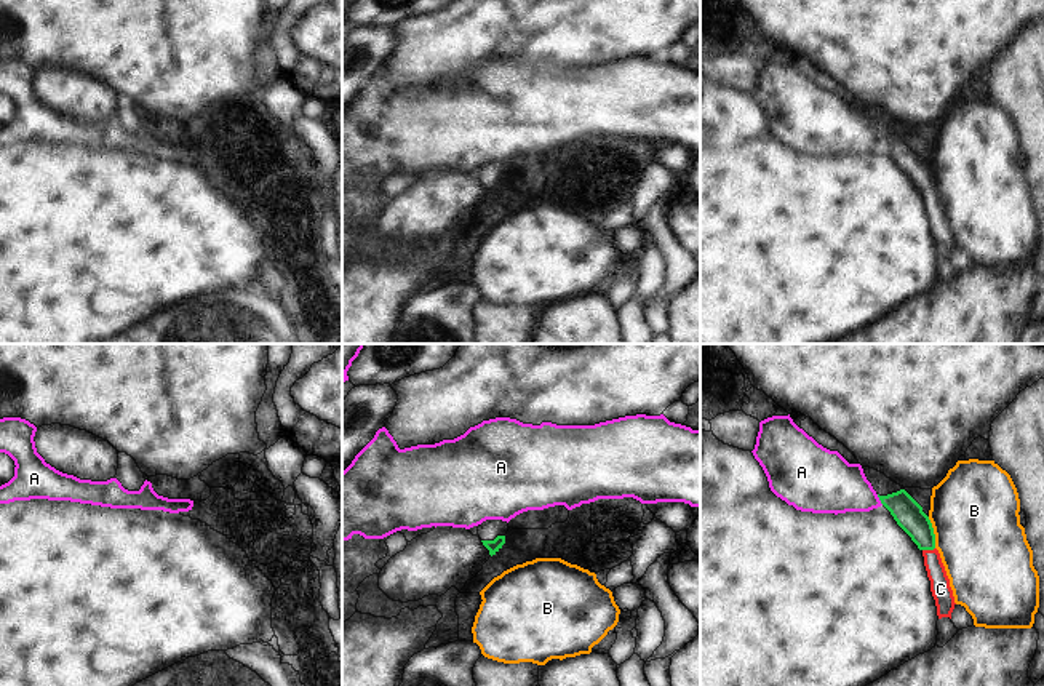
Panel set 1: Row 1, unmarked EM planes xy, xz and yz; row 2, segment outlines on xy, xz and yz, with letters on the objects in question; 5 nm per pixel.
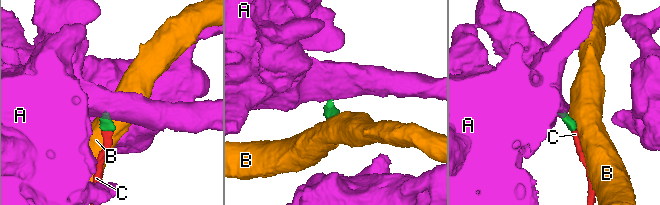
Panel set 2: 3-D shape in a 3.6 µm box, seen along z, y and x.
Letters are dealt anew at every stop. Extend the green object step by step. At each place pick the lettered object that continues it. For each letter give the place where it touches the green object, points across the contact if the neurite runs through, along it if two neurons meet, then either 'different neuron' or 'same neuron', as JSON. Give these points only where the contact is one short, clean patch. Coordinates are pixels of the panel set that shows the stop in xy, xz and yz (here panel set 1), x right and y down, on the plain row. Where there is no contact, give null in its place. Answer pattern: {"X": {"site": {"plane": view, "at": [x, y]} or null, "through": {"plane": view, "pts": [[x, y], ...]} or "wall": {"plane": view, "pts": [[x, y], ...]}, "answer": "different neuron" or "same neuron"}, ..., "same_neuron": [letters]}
{"A": {"site": {"plane": "yz", "at": [880, 141]}, "wall": {"plane": "yz", "pts": [[876, 136], [883, 146]]}, "answer": "different neuron"}, "B": {"site": {"plane": "yz", "at": [932, 175]}, "wall": {"plane": "yz", "pts": [[928, 159], [936, 189]]}, "answer": "different neuron"}, "C": {"site": {"plane": "yz", "at": [928, 191]}, "through": {"plane": "yz", "pts": [[907, 154], [920, 170], [928, 191], [940, 231]]}, "answer": "same neuron"}, "same_neuron": ["C"]}

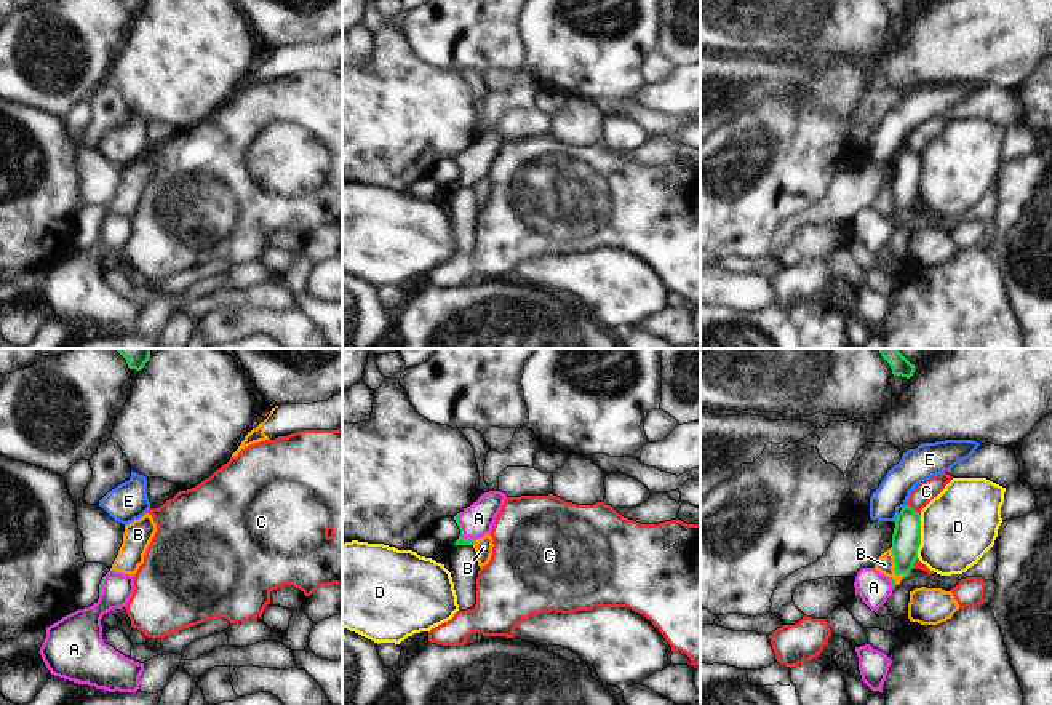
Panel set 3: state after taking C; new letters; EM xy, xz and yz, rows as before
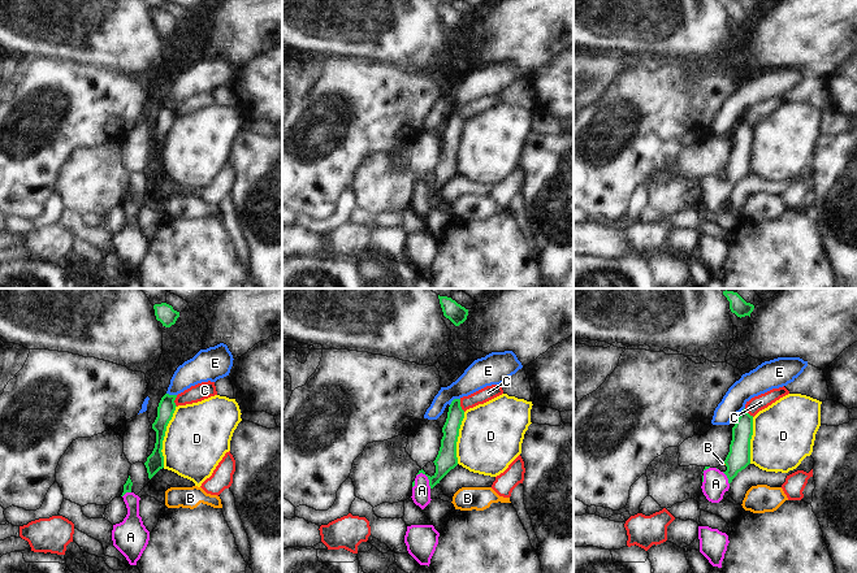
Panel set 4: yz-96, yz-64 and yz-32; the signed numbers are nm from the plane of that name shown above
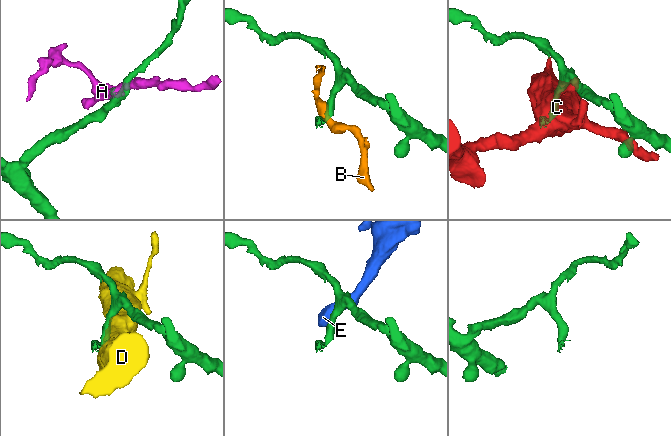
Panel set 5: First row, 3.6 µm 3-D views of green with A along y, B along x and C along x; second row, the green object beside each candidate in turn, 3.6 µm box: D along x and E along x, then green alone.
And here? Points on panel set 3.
{"A": {"site": {"plane": "xz", "at": [461, 173]}, "through": {"plane": "xz", "pts": [[461, 183], [461, 173], [478, 160]]}, "answer": "same neuron"}, "B": {"site": {"plane": "yz", "at": [896, 207]}, "wall": {"plane": "yz", "pts": [[891, 189], [894, 213], [905, 216]]}, "answer": "different neuron"}, "C": {"site": {"plane": "yz", "at": [912, 151]}, "answer": "different neuron"}, "D": {"site": {"plane": "yz", "at": [920, 178]}, "answer": "different neuron"}, "E": {"site": {"plane": "yz", "at": [896, 160]}, "answer": "different neuron"}, "same_neuron": ["A"]}

